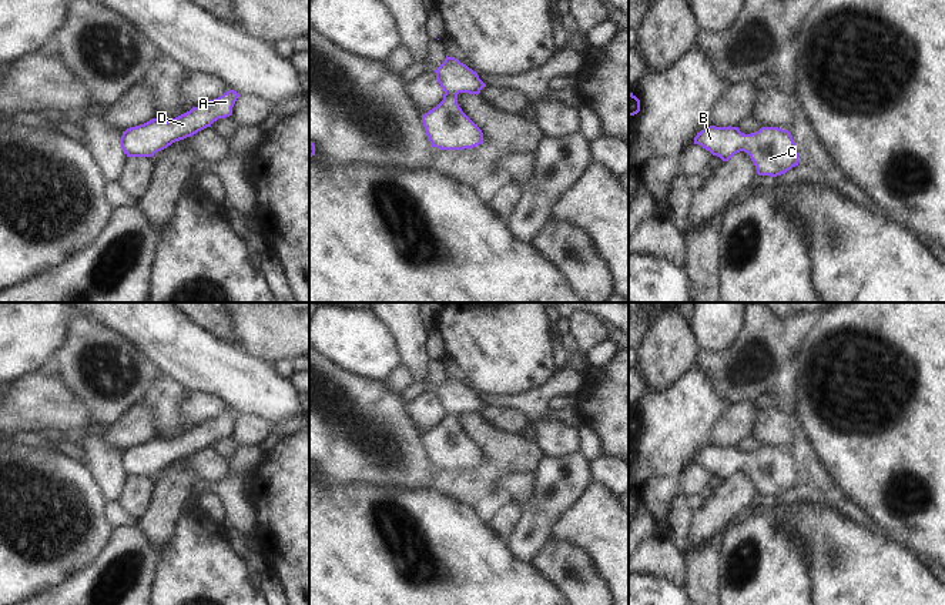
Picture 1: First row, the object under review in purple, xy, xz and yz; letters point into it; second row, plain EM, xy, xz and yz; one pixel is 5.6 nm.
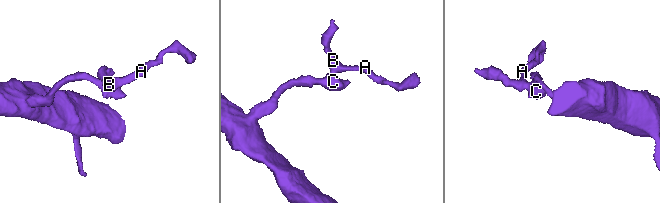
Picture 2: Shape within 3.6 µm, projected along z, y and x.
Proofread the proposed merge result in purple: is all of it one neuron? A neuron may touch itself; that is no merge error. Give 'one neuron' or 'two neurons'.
one neuron

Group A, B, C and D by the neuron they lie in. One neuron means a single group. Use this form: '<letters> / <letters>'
A B C D

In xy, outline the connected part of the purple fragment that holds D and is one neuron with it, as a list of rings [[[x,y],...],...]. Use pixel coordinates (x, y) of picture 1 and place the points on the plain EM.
[[[228,410],[218,418],[192,427],[172,439],[153,438],[144,444],[130,447],[123,451],[121,468],[127,477],[153,477],[172,462],[211,447],[218,438],[232,435],[232,427],[238,417],[237,411]]]

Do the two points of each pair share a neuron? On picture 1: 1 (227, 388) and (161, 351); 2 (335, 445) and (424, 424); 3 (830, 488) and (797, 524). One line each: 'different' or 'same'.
1: same
2: different
3: different

